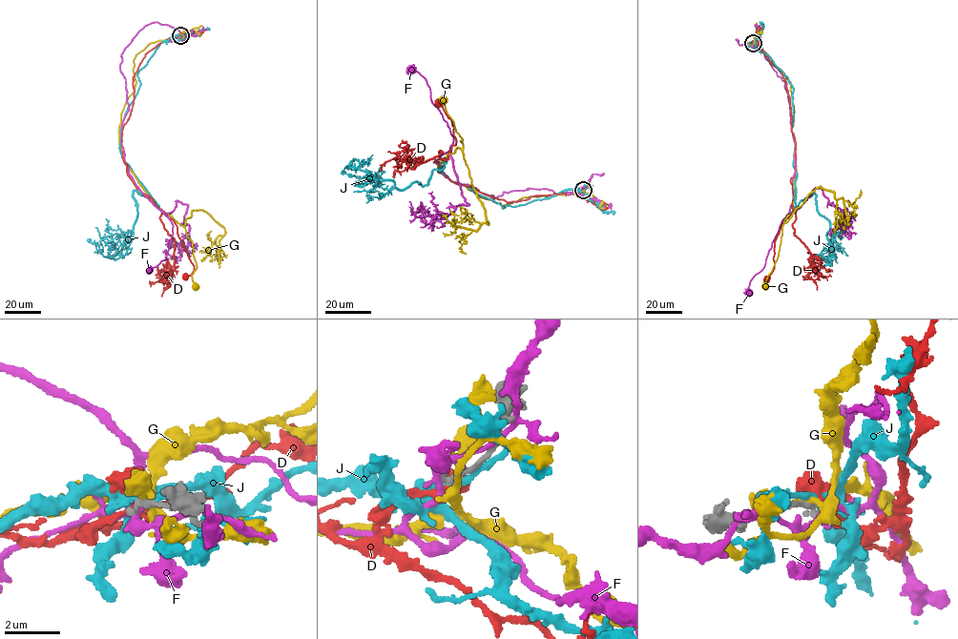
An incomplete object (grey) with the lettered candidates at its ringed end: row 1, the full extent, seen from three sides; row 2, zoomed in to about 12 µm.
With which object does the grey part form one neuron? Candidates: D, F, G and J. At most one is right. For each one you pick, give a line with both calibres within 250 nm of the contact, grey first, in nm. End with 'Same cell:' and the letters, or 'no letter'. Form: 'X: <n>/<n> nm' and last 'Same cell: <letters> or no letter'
D: 280/280 nm
Same cell: D

